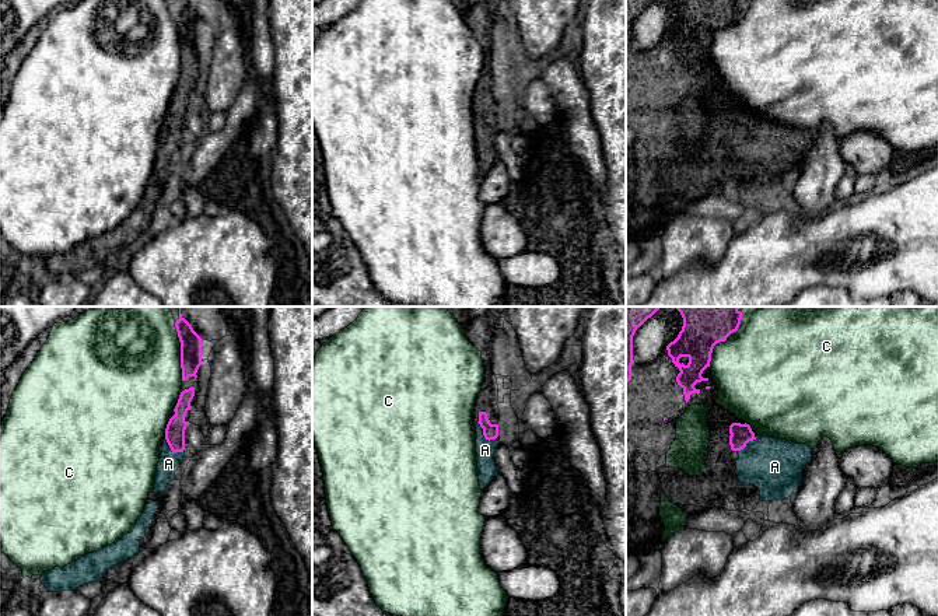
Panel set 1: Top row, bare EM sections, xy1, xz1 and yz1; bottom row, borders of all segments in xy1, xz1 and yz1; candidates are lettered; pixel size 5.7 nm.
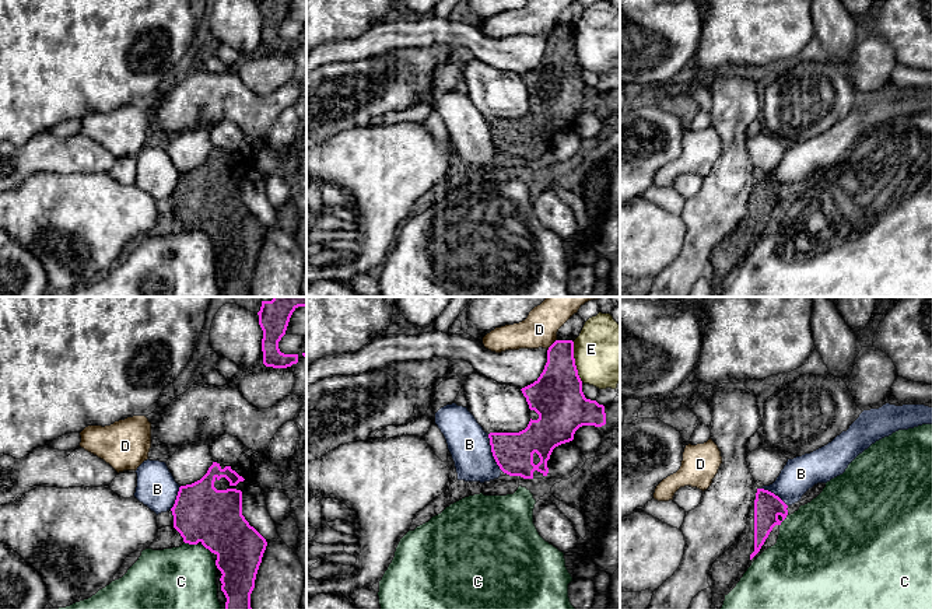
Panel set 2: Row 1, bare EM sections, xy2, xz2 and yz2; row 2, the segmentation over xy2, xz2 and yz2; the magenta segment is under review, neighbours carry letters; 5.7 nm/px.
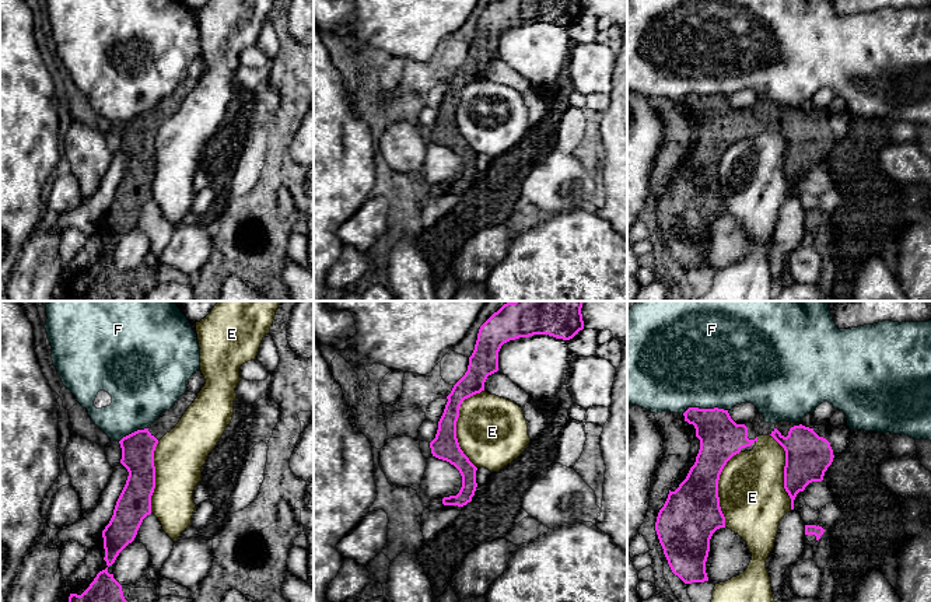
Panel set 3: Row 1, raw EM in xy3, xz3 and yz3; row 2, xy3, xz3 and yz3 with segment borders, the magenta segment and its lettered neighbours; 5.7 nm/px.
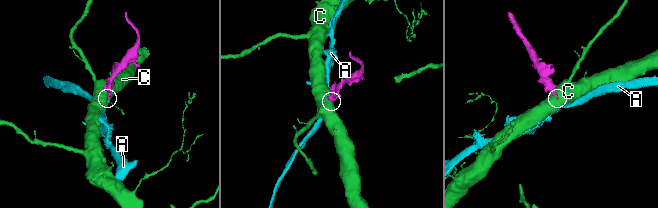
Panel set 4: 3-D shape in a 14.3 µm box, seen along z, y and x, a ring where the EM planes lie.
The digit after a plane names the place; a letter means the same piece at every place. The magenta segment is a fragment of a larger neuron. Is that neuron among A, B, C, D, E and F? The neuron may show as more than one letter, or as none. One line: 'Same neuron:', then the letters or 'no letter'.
Same neuron: A

